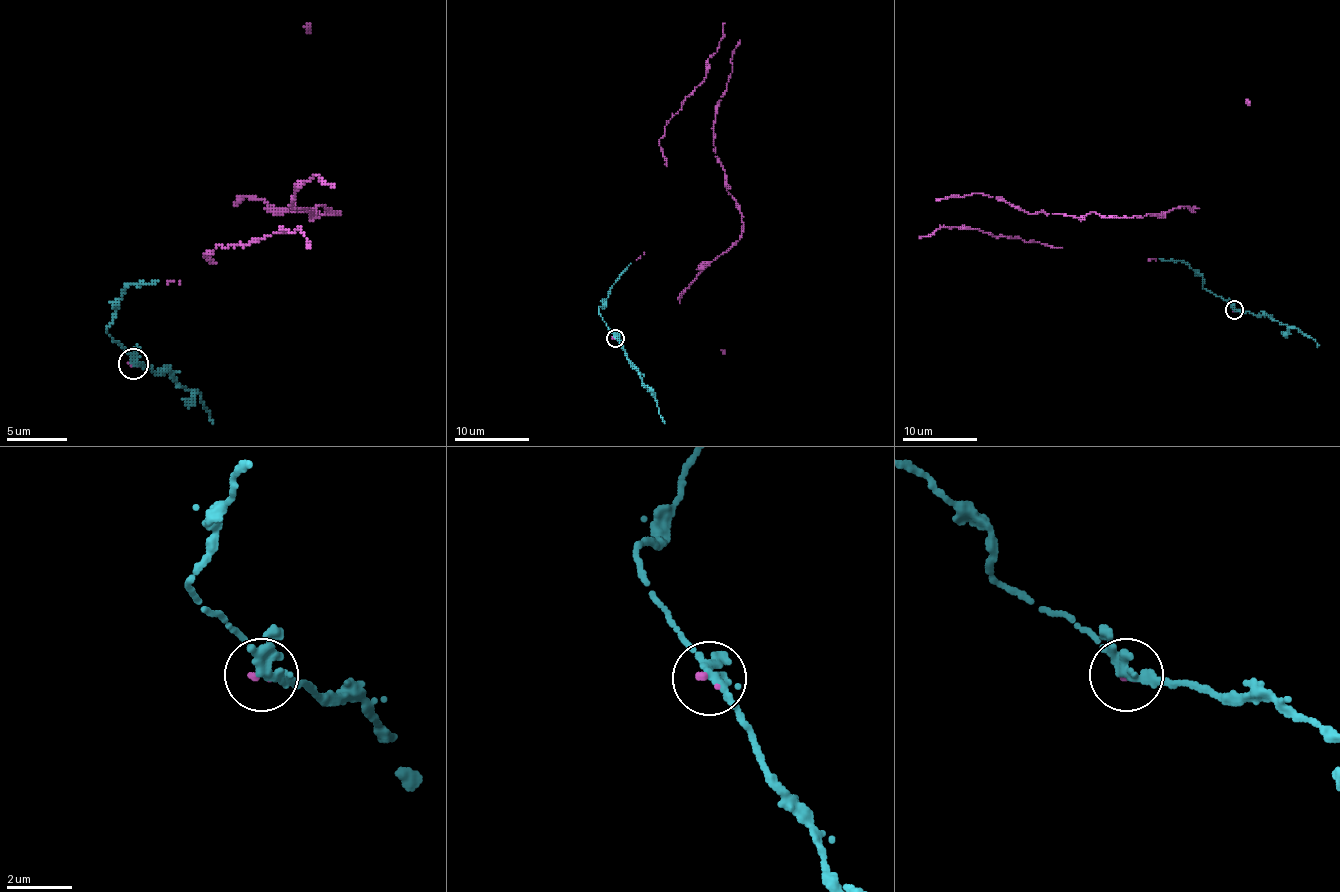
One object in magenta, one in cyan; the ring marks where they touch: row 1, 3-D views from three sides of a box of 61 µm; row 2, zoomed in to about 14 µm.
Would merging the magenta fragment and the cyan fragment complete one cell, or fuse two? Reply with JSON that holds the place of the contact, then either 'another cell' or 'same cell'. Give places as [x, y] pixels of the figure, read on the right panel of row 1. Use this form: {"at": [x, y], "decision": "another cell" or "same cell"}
{"at": [1234, 310], "decision": "same cell"}

